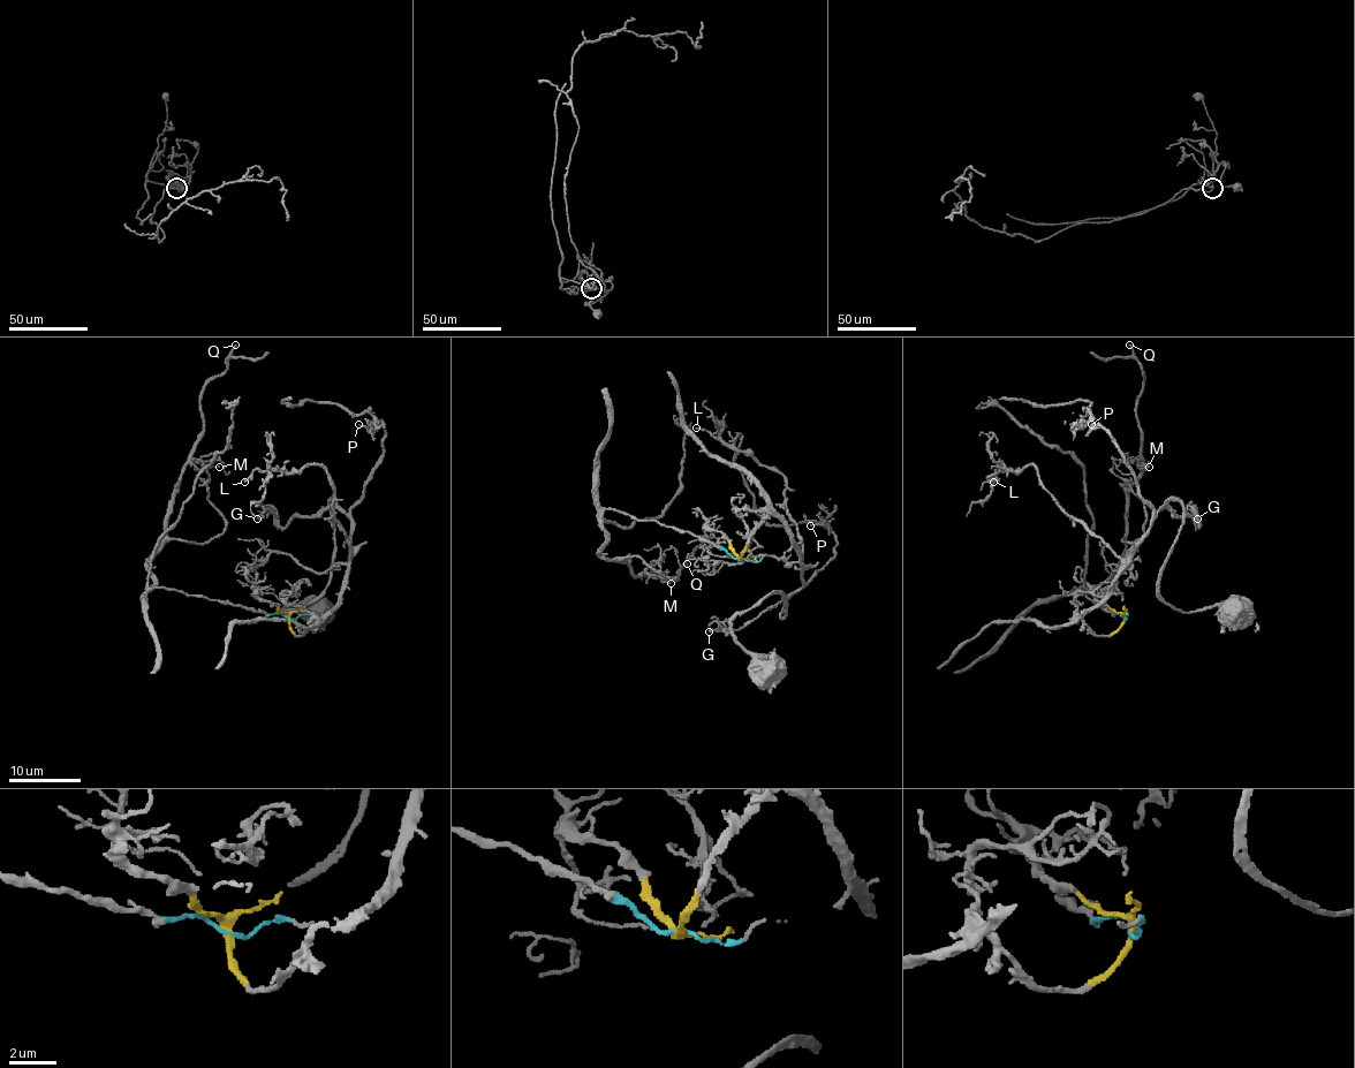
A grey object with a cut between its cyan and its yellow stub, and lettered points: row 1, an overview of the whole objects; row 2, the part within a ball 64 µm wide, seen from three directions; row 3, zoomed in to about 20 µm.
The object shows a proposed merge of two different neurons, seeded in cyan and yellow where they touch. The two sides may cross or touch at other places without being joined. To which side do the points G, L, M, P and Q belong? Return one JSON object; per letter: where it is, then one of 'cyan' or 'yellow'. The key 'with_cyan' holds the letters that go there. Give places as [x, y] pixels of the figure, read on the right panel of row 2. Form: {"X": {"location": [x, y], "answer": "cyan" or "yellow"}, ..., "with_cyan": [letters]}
{"G": {"location": [1197, 519], "answer": "yellow"}, "L": {"location": [993, 482], "answer": "yellow"}, "M": {"location": [1149, 467], "answer": "cyan"}, "P": {"location": [1091, 424], "answer": "yellow"}, "Q": {"location": [1129, 345], "answer": "cyan"}, "with_cyan": ["M", "Q"]}

